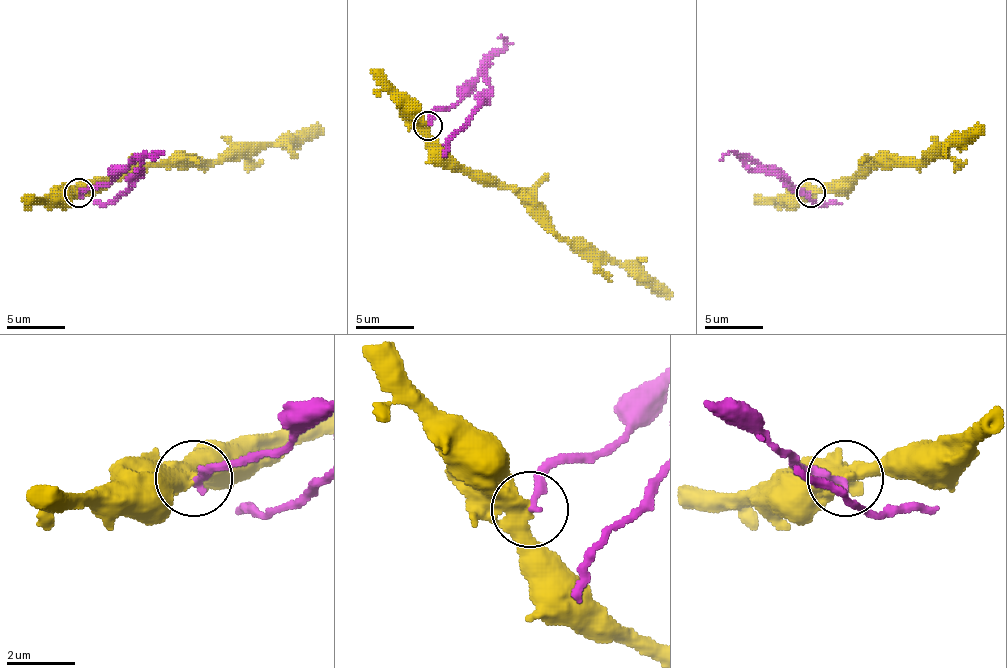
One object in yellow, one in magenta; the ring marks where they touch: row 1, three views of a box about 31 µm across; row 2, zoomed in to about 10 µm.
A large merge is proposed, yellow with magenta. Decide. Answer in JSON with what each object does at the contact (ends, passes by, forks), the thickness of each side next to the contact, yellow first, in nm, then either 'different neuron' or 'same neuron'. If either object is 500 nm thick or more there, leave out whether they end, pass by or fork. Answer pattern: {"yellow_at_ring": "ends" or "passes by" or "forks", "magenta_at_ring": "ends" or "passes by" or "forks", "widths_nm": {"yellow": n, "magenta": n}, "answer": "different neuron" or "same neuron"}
{"yellow_at_ring": "passes by", "magenta_at_ring": "ends", "widths_nm": {"yellow": 460, "magenta": 240}, "answer": "different neuron"}

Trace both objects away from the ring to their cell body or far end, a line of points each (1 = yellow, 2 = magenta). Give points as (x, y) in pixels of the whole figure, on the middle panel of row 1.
1: (429, 125), (429, 133), (458, 162), (504, 182), (562, 240), (588, 243), (620, 263), (637, 263), (672, 295)
2: (429, 125), (437, 110), (455, 104), (489, 61), (487, 67), (489, 93), (443, 156)

